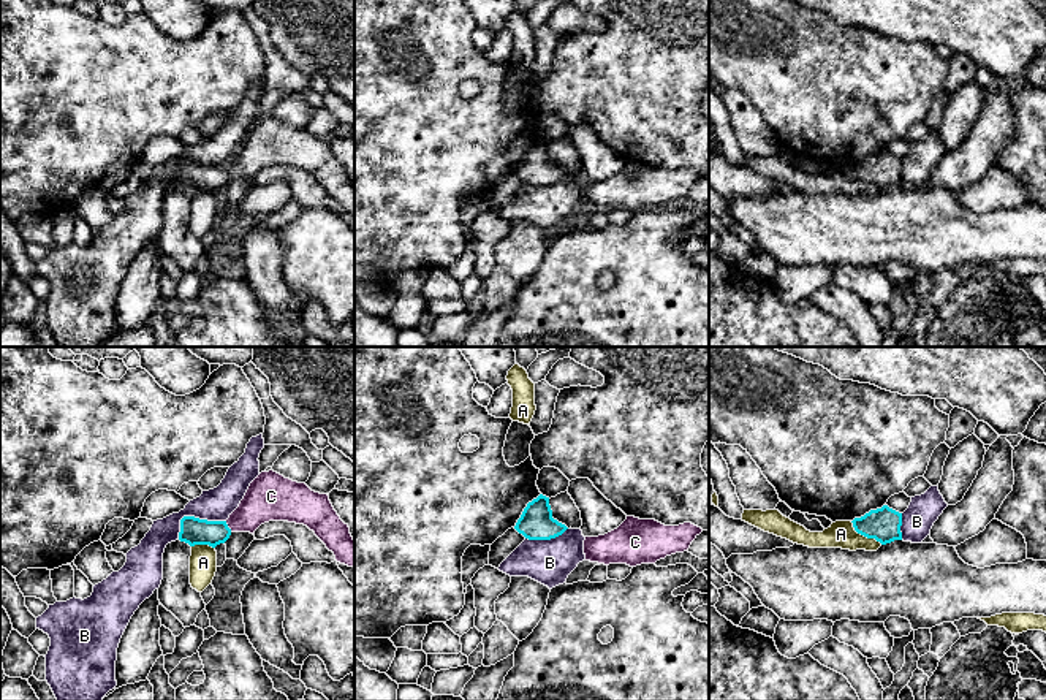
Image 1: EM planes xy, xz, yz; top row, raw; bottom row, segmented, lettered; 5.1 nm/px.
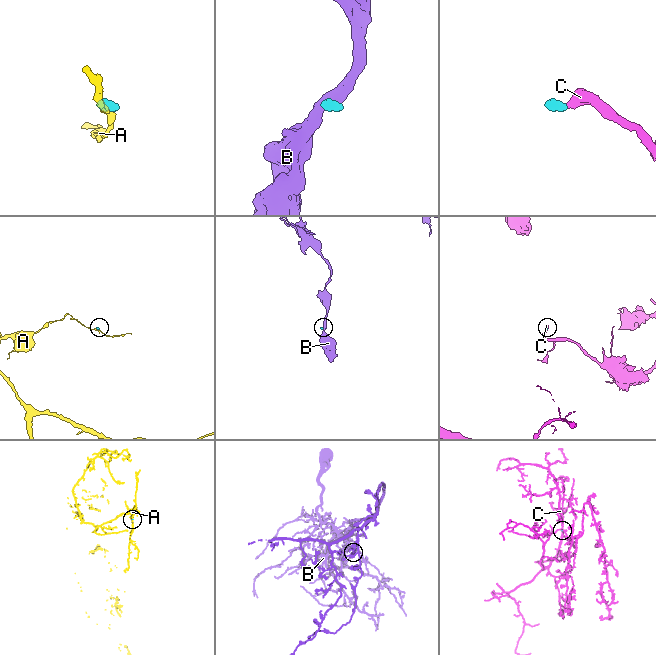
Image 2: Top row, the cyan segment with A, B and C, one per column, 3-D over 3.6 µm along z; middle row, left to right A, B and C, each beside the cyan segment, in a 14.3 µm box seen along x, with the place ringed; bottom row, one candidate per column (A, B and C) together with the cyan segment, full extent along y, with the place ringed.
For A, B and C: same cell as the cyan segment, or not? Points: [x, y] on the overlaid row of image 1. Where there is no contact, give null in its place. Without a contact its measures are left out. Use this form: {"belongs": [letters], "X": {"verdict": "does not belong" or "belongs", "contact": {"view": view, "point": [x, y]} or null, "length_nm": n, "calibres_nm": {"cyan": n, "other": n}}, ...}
{"belongs": ["C"], "A": {"verdict": "does not belong", "contact": {"view": "yz", "point": [864, 536]}, "length_nm": 200, "calibres_nm": {"cyan": 170, "other": 140}}, "B": {"verdict": "does not belong", "contact": {"view": "xy", "point": [193, 517]}, "length_nm": 260, "calibres_nm": {"cyan": 140, "other": 170}}, "C": {"verdict": "belongs", "contact": {"view": "xy", "point": [227, 526]}, "length_nm": 70, "calibres_nm": {"cyan": 140, "other": 220}}}

